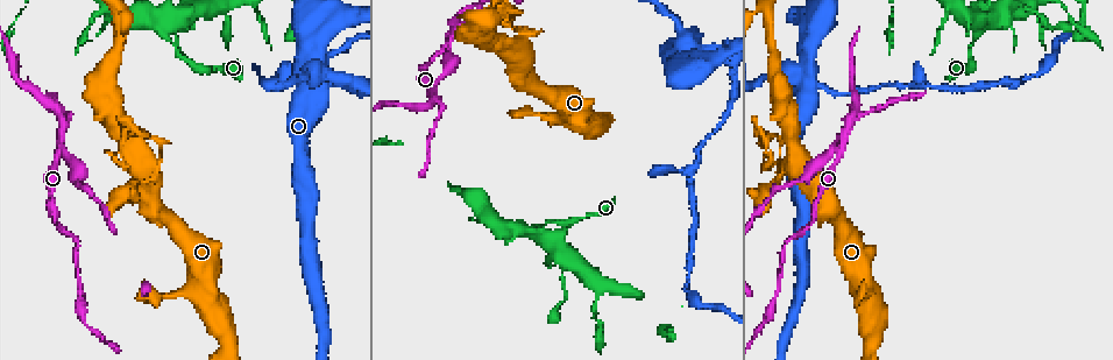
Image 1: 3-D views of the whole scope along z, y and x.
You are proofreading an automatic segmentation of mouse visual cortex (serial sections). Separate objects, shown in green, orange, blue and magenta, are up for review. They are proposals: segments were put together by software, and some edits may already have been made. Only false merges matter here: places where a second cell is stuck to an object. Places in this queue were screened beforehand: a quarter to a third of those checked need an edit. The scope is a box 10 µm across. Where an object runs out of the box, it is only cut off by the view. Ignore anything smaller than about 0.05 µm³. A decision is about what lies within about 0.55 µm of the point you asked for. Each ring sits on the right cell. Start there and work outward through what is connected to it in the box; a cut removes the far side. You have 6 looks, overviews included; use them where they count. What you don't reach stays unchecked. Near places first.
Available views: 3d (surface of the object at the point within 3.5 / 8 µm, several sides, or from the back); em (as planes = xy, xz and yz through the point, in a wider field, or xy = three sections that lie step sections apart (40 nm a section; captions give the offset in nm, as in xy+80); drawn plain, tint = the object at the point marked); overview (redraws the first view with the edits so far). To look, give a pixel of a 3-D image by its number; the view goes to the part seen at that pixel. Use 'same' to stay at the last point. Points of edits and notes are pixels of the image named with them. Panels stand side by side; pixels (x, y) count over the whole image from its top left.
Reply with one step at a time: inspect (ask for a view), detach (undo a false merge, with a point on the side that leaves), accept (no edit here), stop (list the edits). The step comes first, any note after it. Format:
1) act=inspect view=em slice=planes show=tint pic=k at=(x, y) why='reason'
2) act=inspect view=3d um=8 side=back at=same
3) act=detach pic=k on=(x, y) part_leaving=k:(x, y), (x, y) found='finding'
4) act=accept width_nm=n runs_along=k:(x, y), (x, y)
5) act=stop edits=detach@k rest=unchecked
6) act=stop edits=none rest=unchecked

act=inspect view=3d um=3.5 pic=1 at=(848, 123) why='arms part here'

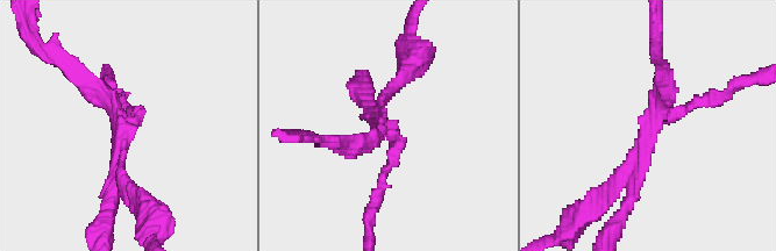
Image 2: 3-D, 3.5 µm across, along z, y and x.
act=inspect view=em slice=xy step=1 show=tint pic=2 at=(646, 132)

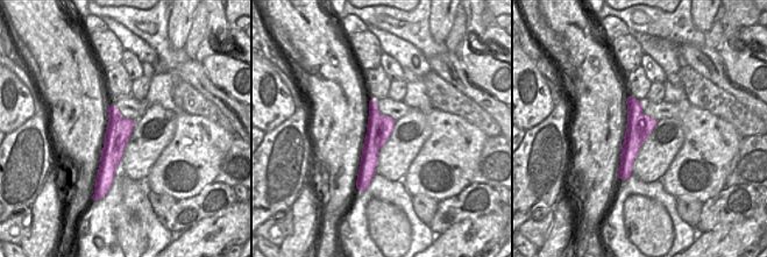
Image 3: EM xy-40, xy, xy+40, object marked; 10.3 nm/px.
act=detach pic=2 on=(588, 203) part_leaving=2:(624, 187), (614, 187), (549, 241) found='two cells meet here'

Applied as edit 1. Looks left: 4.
act=inspect view=overview

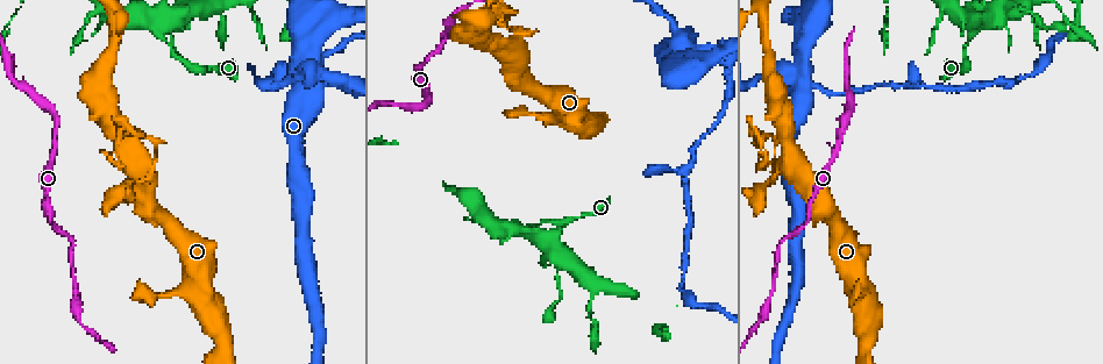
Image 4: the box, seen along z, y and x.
act=inspect view=3d um=8 pic=4 at=(159, 34) why='four-way junction'

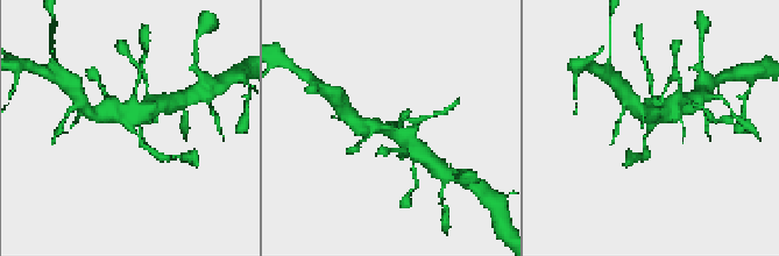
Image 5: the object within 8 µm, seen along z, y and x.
act=inspect view=em slice=xy step=2 show=tint at=same arms=4 arm_widths_nm=150,250,500,600 why='now the EM'

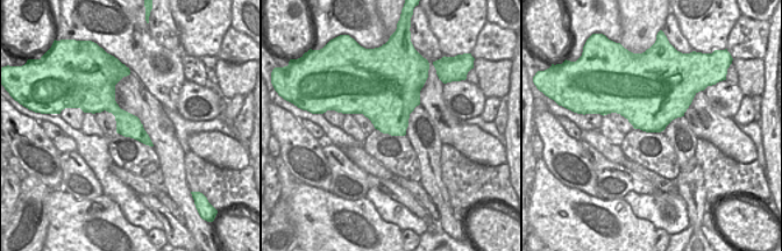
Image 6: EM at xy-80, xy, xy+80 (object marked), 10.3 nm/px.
act=accept runs_along=5:(646, 149), (645, 135), (671, 106) found='all the same cell'

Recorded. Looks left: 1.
act=inspect view=3d um=3.5 pic=4 at=(794, 71) why='a narrow waist'

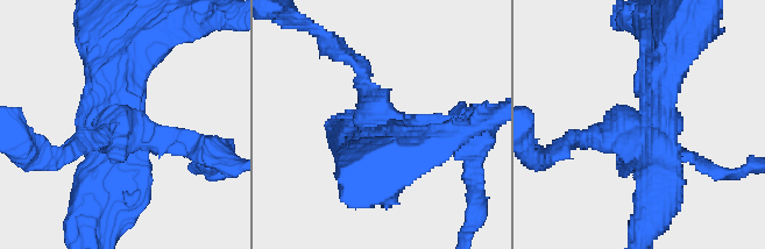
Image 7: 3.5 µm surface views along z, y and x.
act=detach pic=7 on=(178, 137) arms=4 arm_widths_nm=200,250,350,600 part_leaving=7:(129, 130), (205, 141), (209, 156) found='a second cell is stuck on'

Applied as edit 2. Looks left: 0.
act=stop edits=detach@2,detach@7 rest=unchecked

